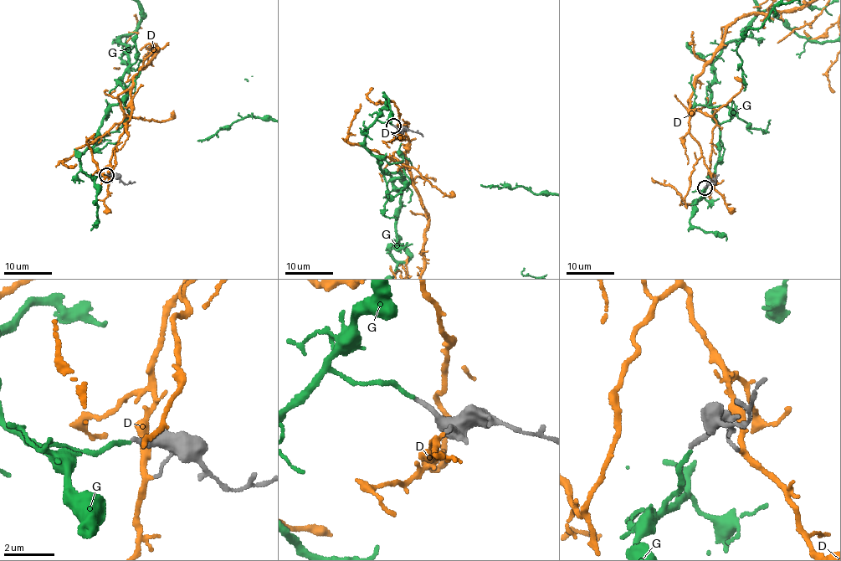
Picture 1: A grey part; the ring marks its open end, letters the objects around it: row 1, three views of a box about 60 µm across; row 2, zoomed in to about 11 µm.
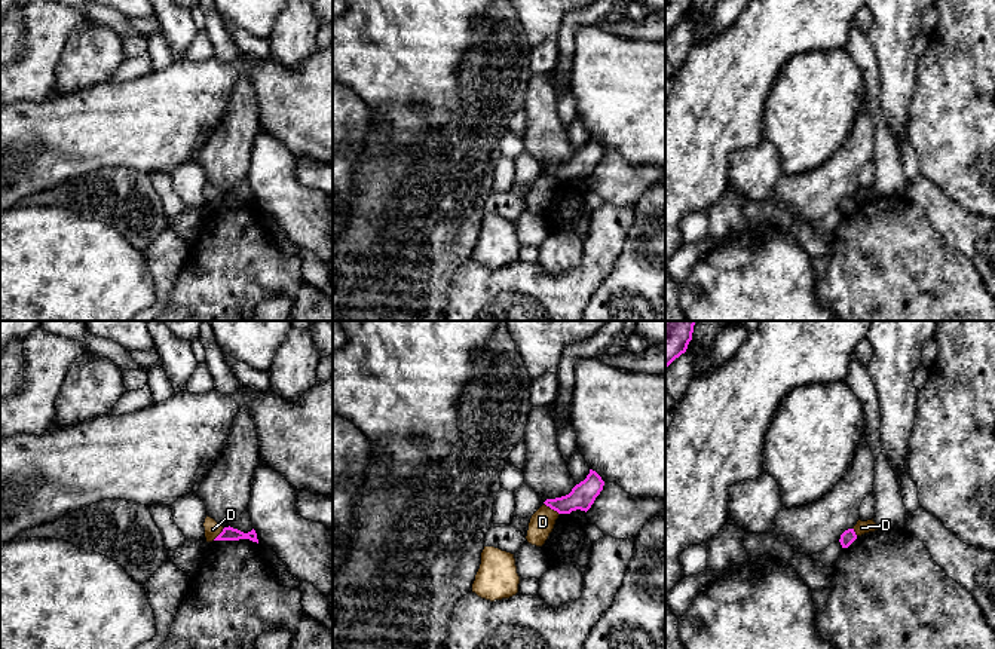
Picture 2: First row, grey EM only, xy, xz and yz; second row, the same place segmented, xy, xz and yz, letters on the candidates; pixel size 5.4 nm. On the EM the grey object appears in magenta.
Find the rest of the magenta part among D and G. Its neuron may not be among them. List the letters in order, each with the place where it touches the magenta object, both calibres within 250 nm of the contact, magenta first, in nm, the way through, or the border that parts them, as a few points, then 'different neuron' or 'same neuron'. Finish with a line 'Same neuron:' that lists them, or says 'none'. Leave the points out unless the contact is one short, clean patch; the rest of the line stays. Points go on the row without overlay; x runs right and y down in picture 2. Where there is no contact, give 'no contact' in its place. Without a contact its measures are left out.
D: contact xz (551, 175); calibres 140 and 130 nm; border xz (544, 170), (559, 181); different neuron
G: no contact; same neuron
Same neuron: G

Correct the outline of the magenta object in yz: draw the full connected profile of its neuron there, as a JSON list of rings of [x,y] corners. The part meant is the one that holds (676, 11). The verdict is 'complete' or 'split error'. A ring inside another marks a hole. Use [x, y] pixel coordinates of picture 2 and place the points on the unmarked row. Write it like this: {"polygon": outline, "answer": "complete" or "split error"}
{"polygon": [[[665,0],[665,34],[686,19],[692,0]]], "answer": "complete"}

